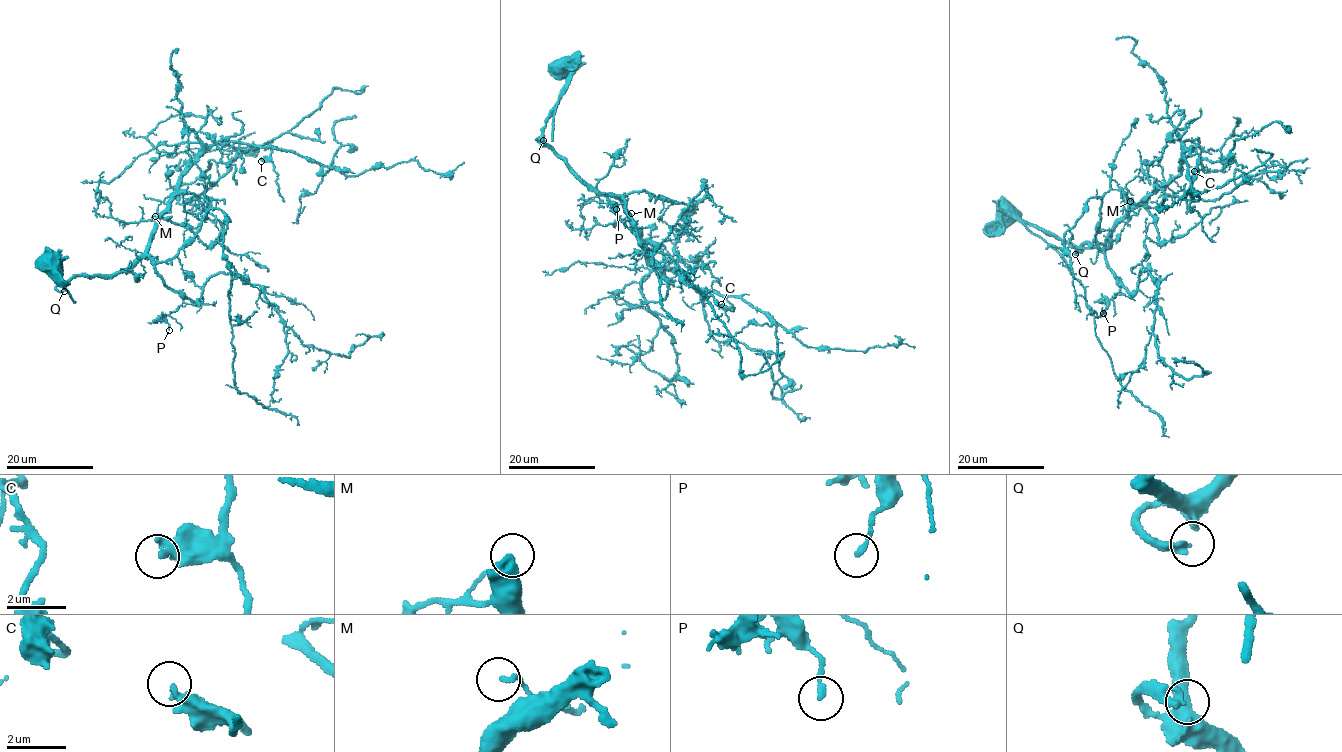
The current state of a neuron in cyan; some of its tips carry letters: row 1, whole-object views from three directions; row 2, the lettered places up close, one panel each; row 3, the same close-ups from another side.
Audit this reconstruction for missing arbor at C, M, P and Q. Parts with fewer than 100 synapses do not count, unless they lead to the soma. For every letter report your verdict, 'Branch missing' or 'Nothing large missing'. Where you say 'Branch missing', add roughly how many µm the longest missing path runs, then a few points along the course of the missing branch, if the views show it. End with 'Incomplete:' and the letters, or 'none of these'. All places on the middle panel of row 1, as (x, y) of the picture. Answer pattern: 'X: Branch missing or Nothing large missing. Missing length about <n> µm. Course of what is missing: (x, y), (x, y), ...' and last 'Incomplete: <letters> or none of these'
C: Nothing large missing
M: Nothing large missing
P: Nothing large missing
Q: Nothing large missing
Incomplete: none of these

